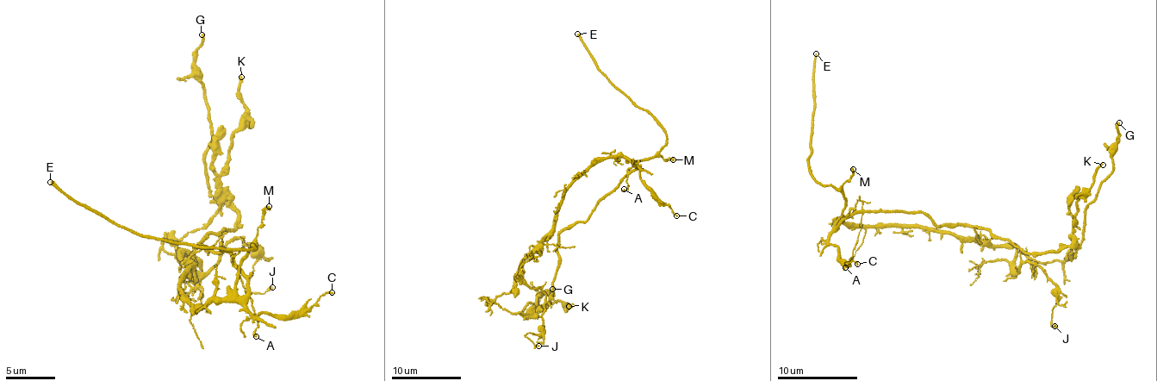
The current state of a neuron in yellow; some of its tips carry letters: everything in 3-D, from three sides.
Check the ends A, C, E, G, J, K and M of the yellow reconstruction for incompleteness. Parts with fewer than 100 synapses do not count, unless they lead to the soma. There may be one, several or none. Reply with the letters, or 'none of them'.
E

